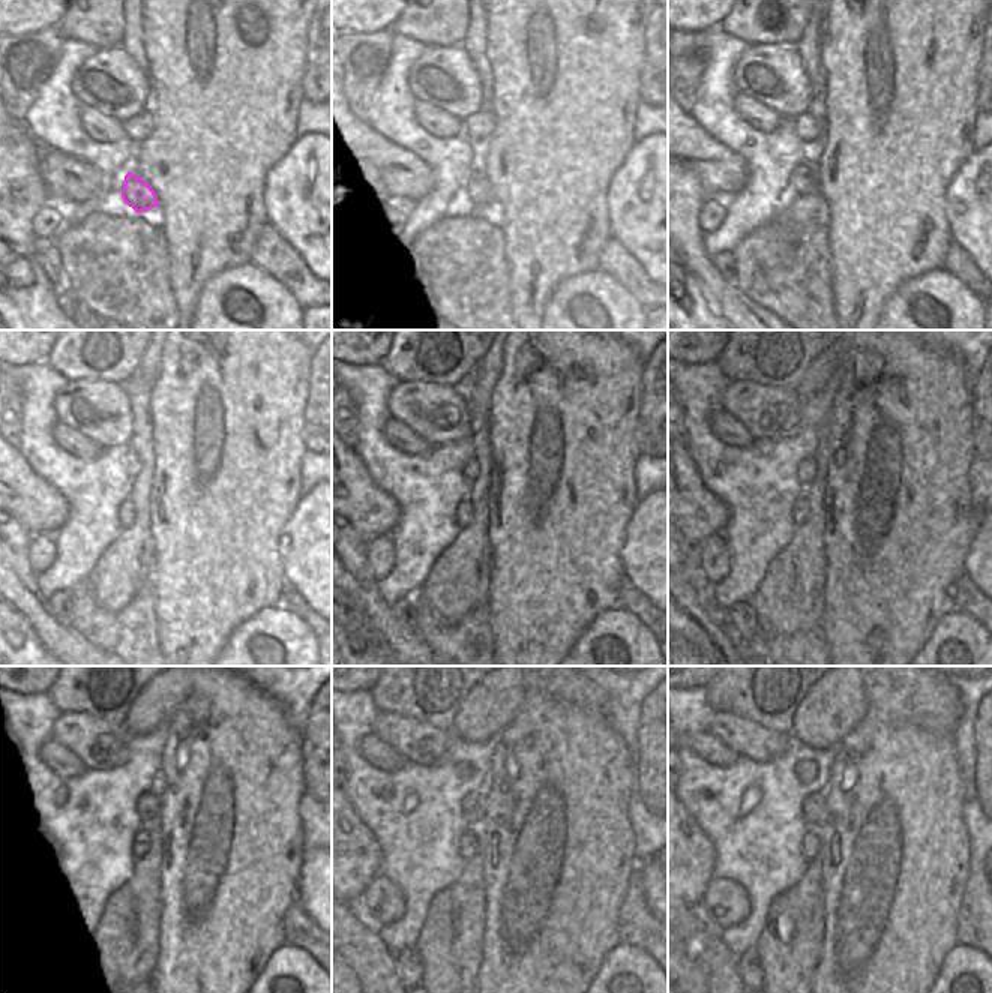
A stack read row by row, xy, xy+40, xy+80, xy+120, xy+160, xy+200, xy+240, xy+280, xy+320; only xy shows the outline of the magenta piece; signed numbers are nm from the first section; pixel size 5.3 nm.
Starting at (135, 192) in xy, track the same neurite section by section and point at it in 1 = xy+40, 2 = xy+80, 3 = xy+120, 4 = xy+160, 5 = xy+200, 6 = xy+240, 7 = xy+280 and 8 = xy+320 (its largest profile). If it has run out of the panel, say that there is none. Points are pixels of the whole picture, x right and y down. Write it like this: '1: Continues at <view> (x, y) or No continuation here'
1: Continues at xy+40 (476, 186)
2: Continues at xy+80 (803, 180)
3: Continues at xy+120 (126, 513)
4: Continues at xy+160 (464, 513)
5: Continues at xy+200 (800, 512)
6: Continues at xy+240 (140, 843)
7: Continues at xy+280 (468, 842)
8: Continues at xy+320 (809, 843)

